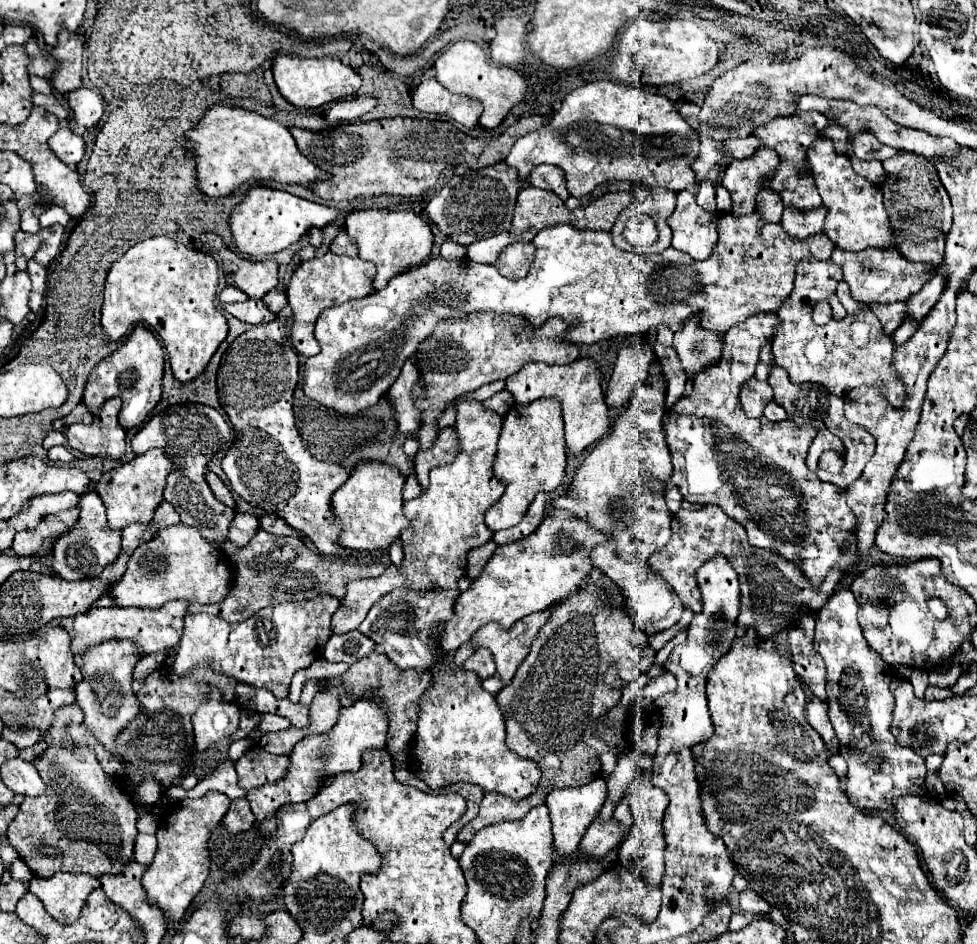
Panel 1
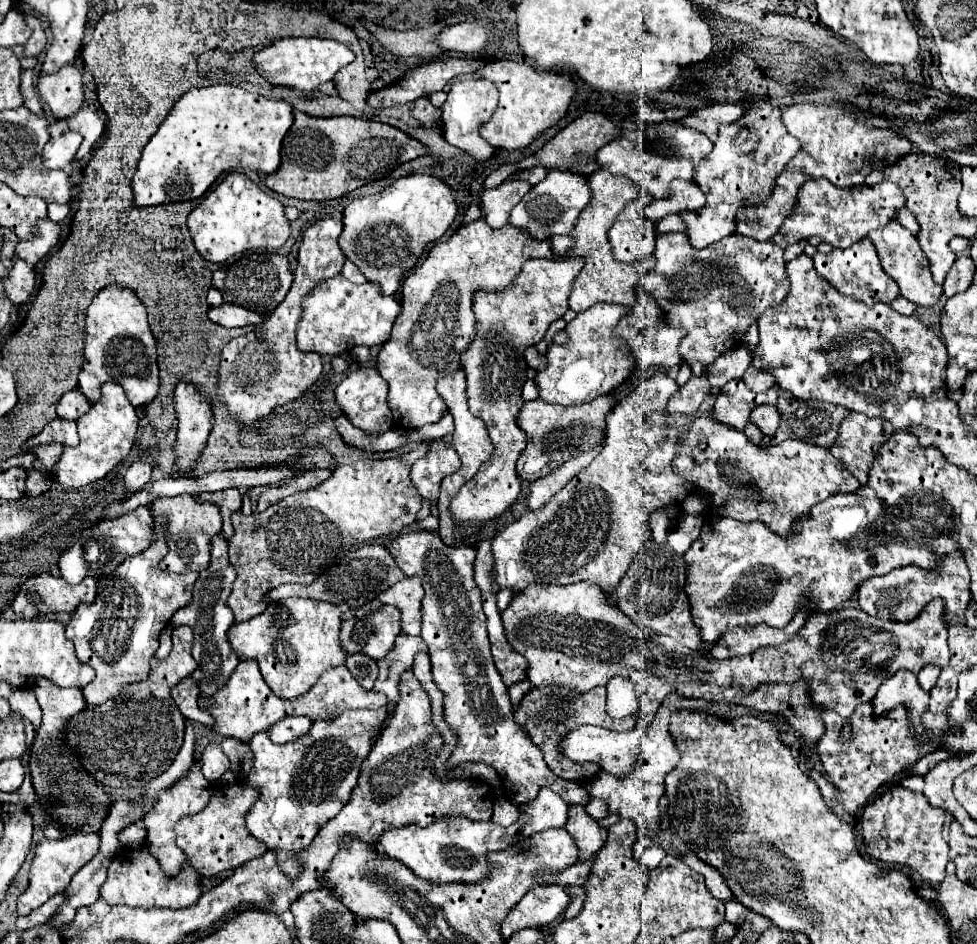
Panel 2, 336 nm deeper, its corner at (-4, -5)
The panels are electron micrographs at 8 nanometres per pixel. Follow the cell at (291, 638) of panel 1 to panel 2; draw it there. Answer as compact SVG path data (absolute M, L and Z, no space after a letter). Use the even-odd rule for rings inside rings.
M299 597L269 603L261 615L245 623L235 623L229 629L229 643L241 661L253 659L259 663L265 683L277 697L297 699L311 689L321 673L345 663L347 653L339 641L341 615L345 611L345 605Z

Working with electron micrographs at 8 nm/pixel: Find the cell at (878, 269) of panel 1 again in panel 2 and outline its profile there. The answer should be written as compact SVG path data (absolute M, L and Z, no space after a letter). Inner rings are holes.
M863 239L847 249L833 249L831 253L815 253L813 255L815 261L815 269L821 277L825 277L841 295L851 297L855 301L863 301L867 305L875 305L875 303L891 303L893 299L899 297L899 287L895 283L895 279L891 279L883 267L881 261L875 253L875 247L871 245L871 241Z

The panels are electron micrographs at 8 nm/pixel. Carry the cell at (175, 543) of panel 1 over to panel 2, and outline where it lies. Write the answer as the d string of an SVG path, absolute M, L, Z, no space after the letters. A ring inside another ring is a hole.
M177 495L171 499L159 499L151 507L151 513L163 513L169 517L169 535L167 545L169 553L159 563L161 571L167 573L187 573L187 571L203 571L209 565L209 553L211 553L211 537L221 531L221 513L211 503L197 503L191 495Z

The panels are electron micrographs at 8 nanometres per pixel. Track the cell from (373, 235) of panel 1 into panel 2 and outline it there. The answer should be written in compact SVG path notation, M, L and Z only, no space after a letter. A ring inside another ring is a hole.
M409 175L397 179L389 189L351 201L343 211L343 233L339 247L361 269L367 281L381 285L381 293L395 295L403 277L415 267L423 249L441 239L457 215L449 187L431 175Z

